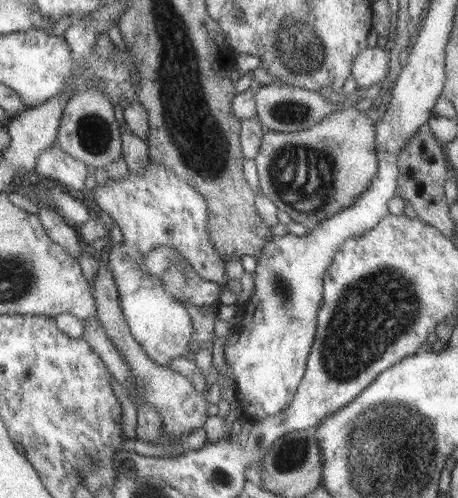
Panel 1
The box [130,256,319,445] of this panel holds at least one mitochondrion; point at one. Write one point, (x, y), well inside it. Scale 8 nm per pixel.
(283, 288)

